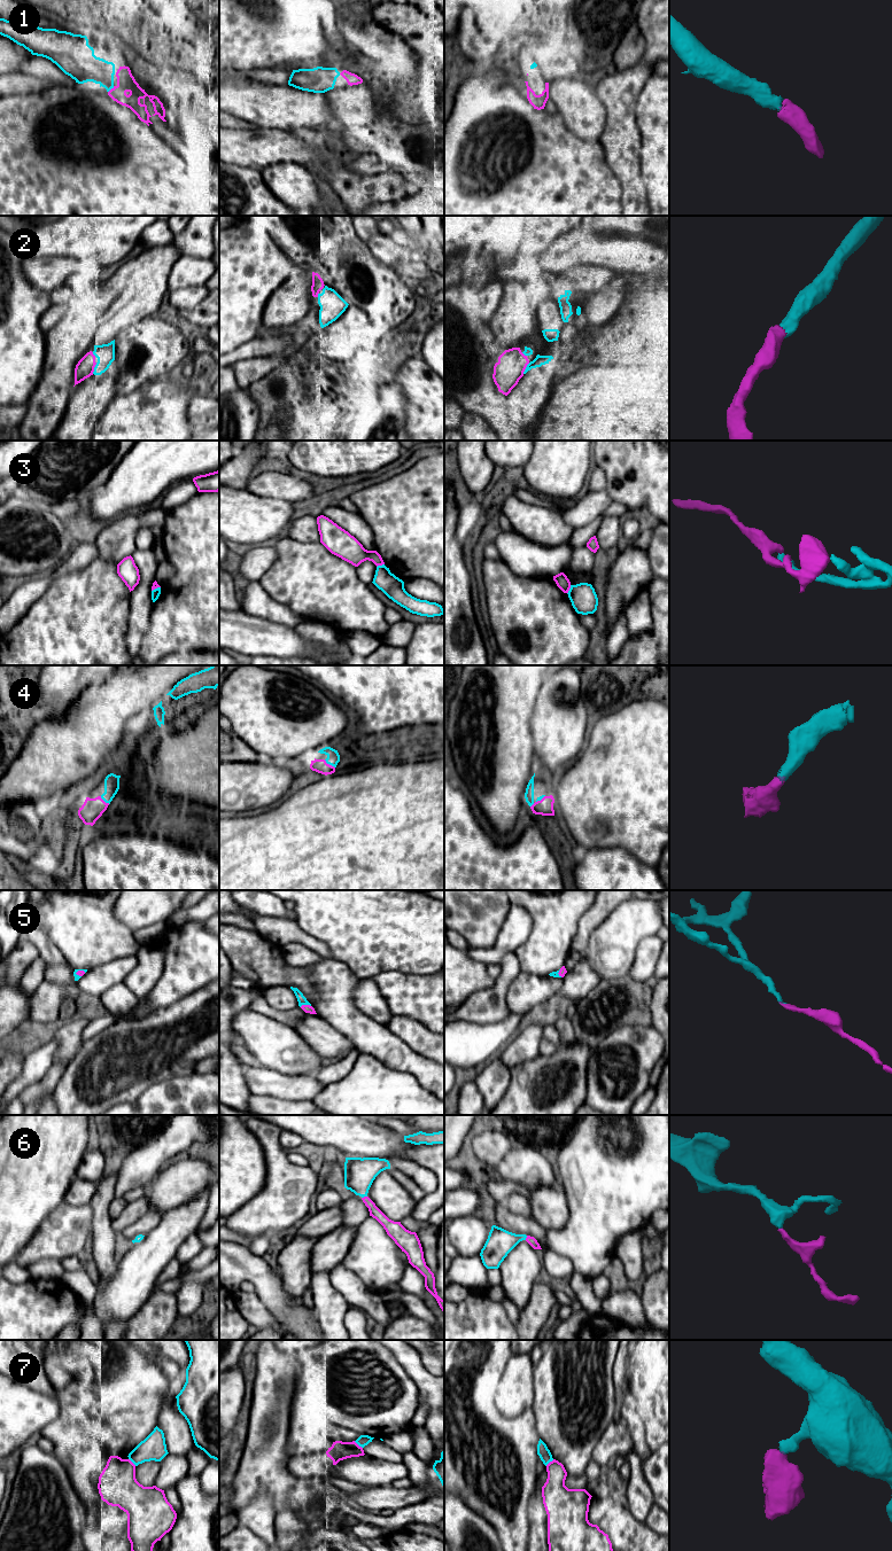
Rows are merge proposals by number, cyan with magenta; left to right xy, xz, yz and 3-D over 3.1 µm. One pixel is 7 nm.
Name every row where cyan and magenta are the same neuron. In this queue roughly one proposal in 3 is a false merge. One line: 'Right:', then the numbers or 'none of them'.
Right: 1, 2, 4, 5, 6

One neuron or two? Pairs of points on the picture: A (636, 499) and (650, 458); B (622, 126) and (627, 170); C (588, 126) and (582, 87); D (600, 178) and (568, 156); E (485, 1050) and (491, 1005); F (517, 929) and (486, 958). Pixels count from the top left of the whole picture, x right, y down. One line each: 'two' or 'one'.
A: two
B: one
C: one
D: one
E: two
F: one

